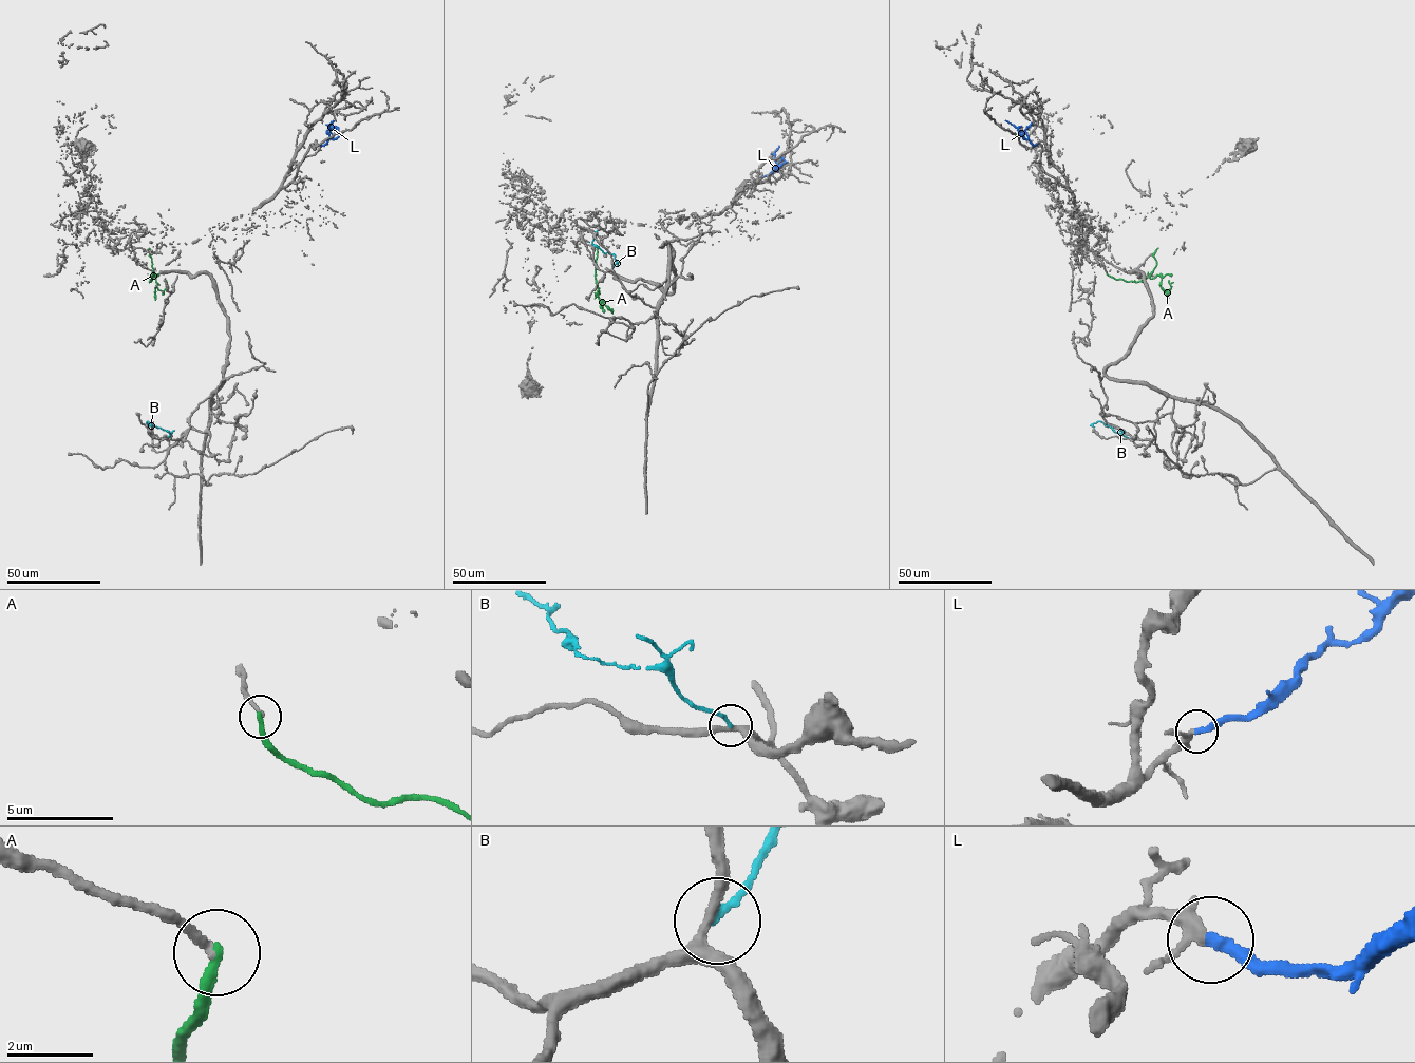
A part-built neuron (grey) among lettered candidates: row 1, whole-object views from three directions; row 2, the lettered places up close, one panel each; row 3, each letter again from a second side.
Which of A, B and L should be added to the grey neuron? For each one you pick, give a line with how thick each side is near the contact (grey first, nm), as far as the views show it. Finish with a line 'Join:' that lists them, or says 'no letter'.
L: 200 nm thick on the grey side, 300 nm on the other
Join: L

